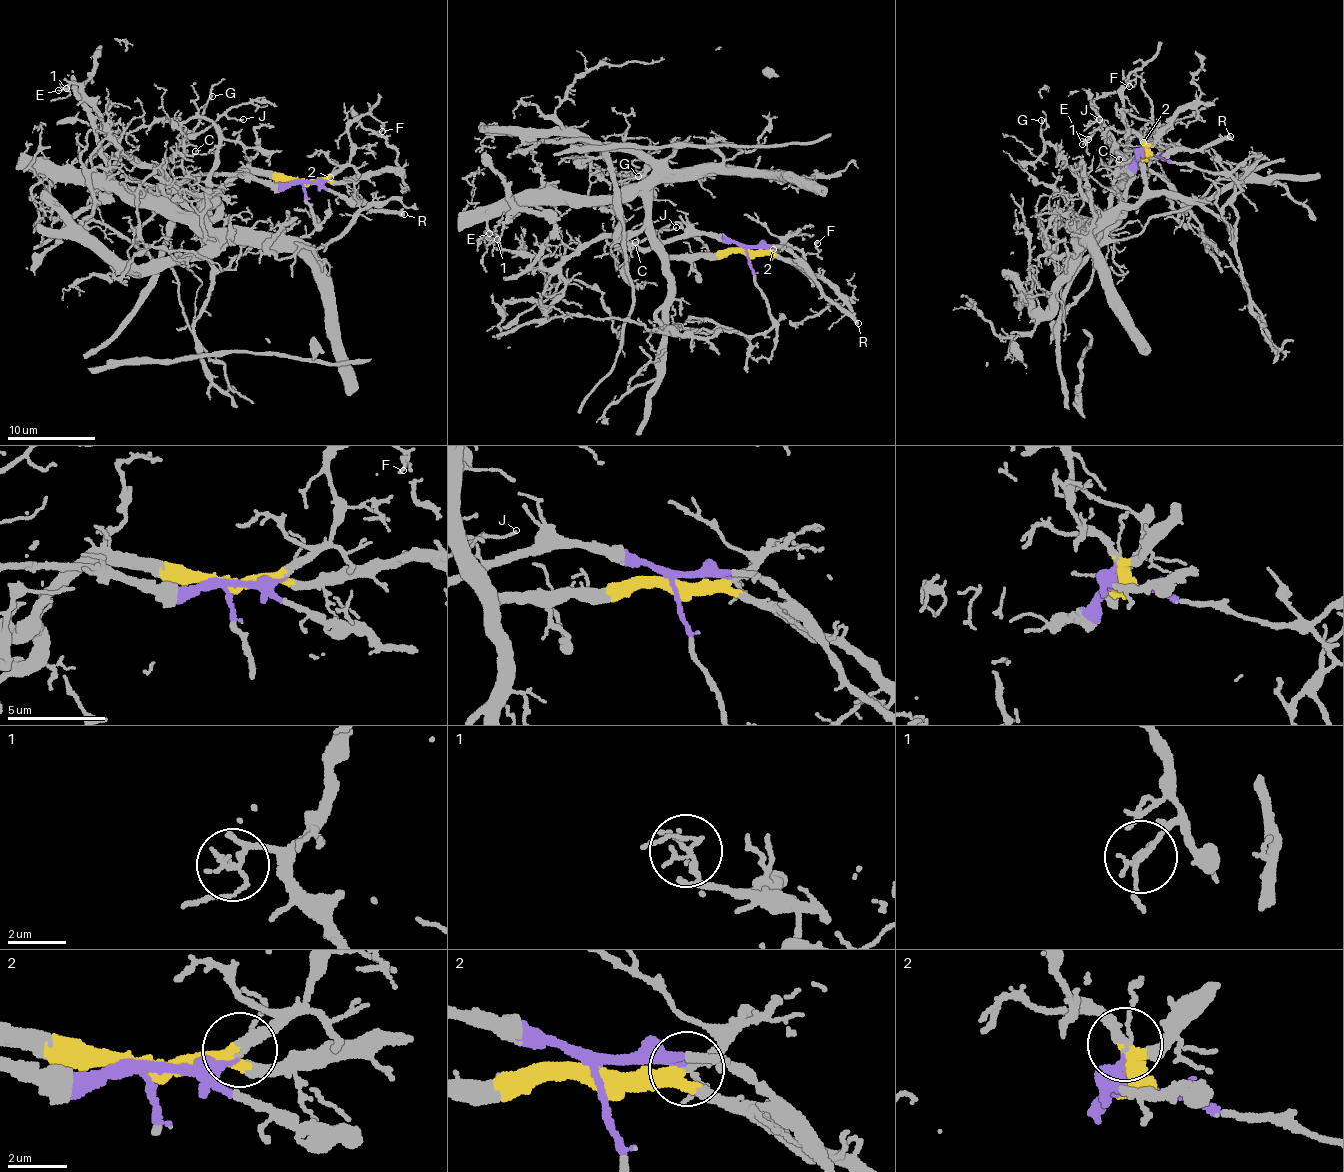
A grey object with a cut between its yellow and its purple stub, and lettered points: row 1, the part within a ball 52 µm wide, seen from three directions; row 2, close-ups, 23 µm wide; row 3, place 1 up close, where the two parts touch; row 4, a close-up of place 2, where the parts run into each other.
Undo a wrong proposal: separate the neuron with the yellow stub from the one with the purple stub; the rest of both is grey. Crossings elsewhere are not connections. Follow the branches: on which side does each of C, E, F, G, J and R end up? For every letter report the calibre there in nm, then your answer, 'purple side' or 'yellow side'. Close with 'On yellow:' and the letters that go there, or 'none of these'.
C: calibre 120 nm; purple side
E: calibre 140 nm; yellow side
F: calibre 130 nm; yellow side
G: calibre 100 nm; yellow side
J: calibre 120 nm; purple side
R: calibre 220 nm; purple side
On yellow: E, F, G

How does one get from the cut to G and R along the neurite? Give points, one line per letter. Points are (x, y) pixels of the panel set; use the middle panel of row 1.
G: (746, 252), (668, 257), (658, 242), (649, 220), (647, 197), (652, 194), (651, 185), (627, 174), (638, 177)
R: (746, 252), (748, 248), (786, 249), (815, 285), (858, 323)

